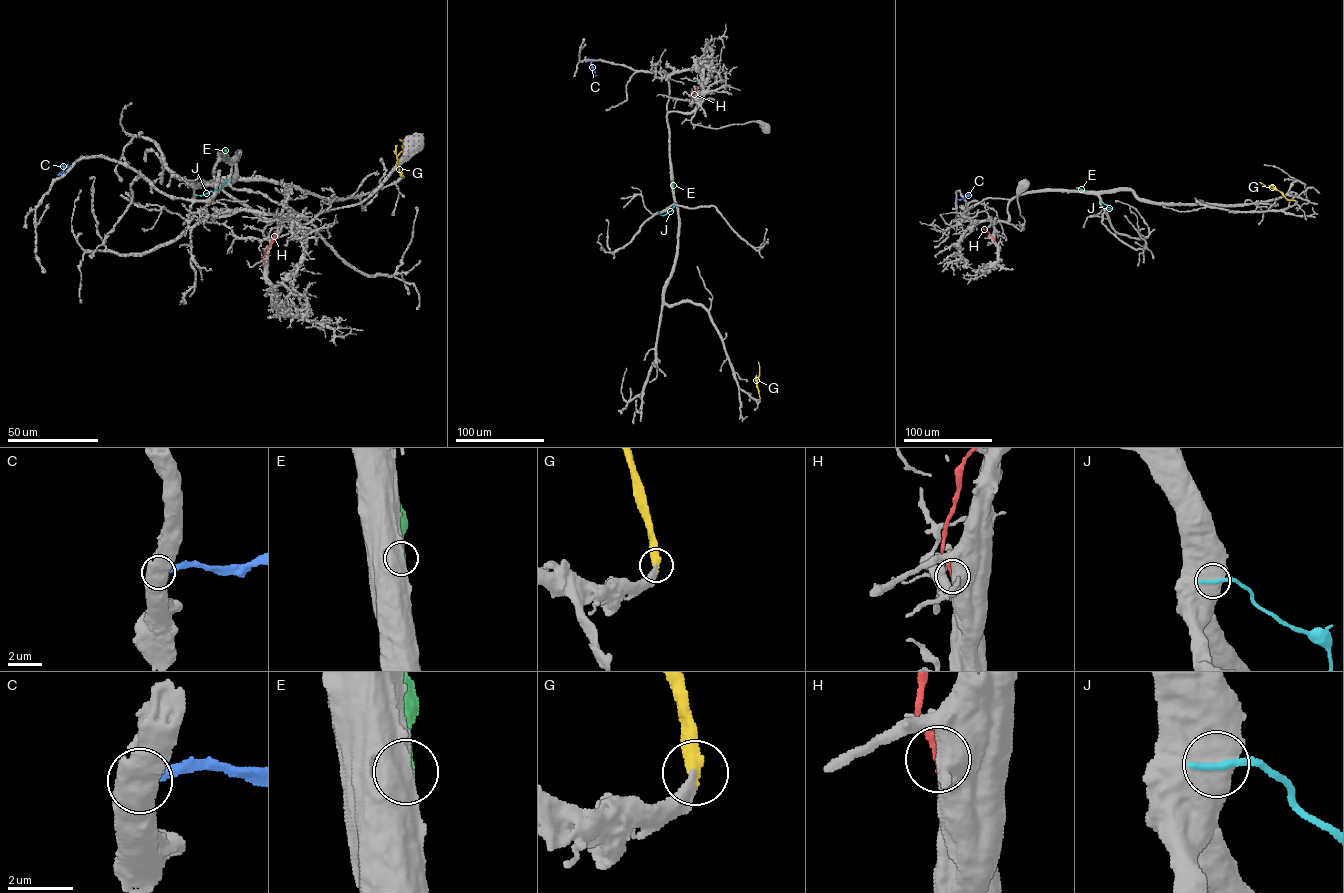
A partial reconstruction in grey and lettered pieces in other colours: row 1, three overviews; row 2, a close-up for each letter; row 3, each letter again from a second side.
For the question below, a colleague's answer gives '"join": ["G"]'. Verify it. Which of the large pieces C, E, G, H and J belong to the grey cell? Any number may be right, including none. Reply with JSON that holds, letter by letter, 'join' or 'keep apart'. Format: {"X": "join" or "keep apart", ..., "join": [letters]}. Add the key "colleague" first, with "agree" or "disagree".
{"colleague": "agree", "C": "keep apart", "E": "keep apart", "G": "join", "H": "keep apart", "J": "keep apart", "join": ["G"]}

